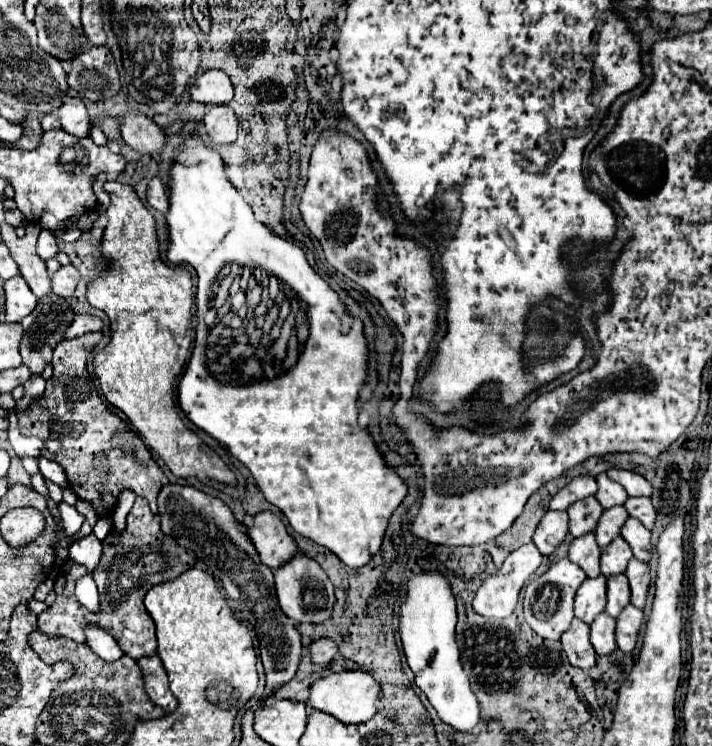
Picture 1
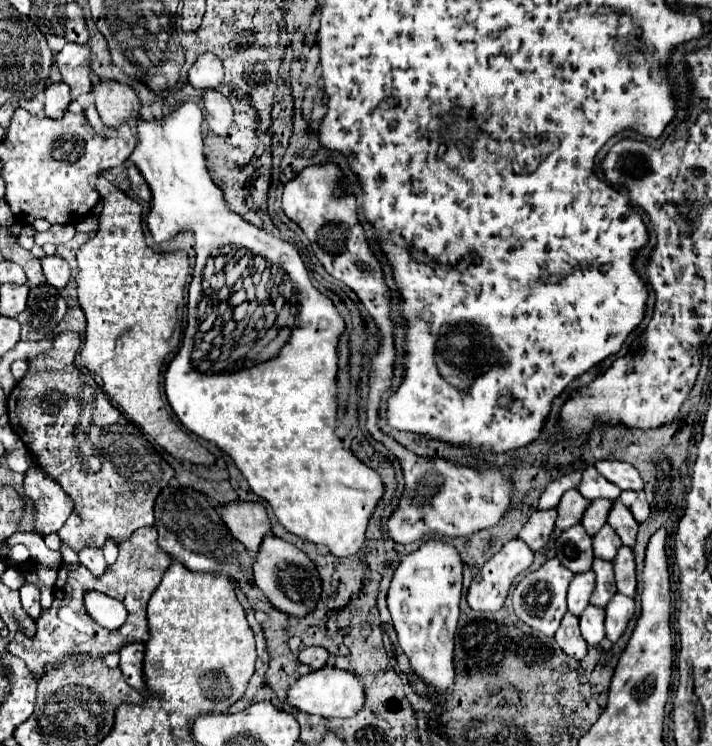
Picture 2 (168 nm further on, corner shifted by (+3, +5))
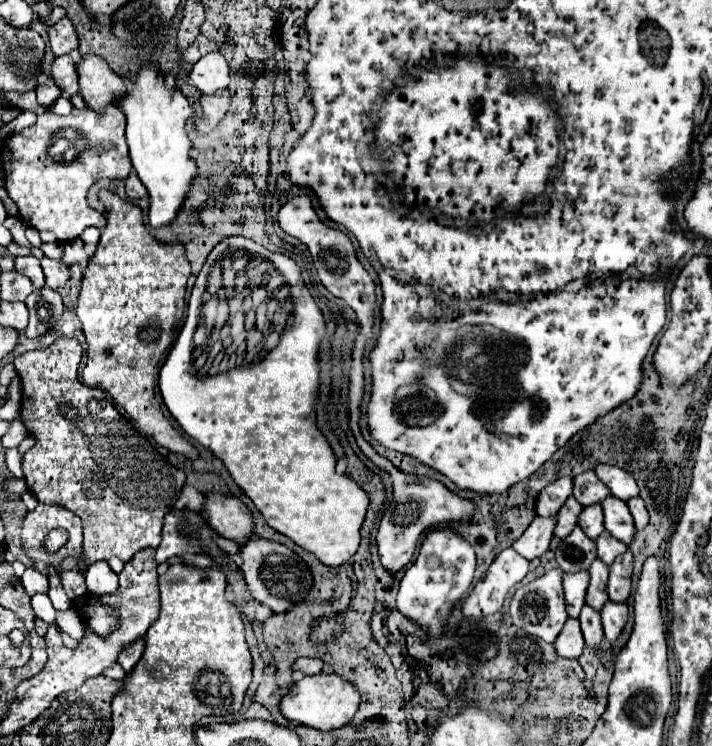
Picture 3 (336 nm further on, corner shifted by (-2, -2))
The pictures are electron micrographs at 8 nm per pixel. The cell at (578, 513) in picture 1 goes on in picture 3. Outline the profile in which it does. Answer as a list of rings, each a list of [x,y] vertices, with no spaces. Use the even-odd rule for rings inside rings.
[[[570,496],[570,498],[566,500],[566,504],[560,508],[560,512],[558,512],[558,516],[556,516],[558,524],[556,524],[554,534],[556,534],[558,538],[566,538],[566,536],[578,526],[578,516],[580,516],[582,508],[584,508],[584,506],[580,506],[580,502],[576,502],[574,496]]]

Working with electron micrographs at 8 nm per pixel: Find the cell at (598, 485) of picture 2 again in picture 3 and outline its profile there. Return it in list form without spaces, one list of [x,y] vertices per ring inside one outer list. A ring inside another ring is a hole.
[[[588,470],[574,478],[574,498],[582,506],[600,504],[600,500],[604,500],[604,496],[610,496],[610,492],[608,492],[608,488],[604,488],[604,484],[600,484],[594,470]]]

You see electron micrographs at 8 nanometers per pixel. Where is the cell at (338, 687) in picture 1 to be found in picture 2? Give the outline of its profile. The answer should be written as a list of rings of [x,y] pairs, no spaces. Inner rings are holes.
[[[325,665],[319,671],[311,671],[299,677],[287,691],[287,703],[295,707],[297,711],[327,717],[327,719],[329,717],[355,717],[355,713],[359,713],[365,703],[363,683],[351,671]]]

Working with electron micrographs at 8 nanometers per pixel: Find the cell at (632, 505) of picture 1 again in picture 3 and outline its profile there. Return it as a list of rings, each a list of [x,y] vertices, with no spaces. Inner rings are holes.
[[[640,496],[628,500],[628,508],[632,512],[632,518],[634,518],[634,524],[636,524],[636,530],[644,530],[650,522],[650,516],[648,516],[648,510],[646,510],[646,504]]]

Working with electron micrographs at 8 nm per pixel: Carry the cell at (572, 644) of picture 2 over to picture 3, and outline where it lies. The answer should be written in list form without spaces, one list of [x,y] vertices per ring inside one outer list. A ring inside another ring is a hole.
[[[568,618],[566,624],[564,624],[564,628],[562,628],[562,632],[560,632],[560,636],[554,642],[554,648],[556,648],[558,656],[568,658],[568,660],[580,658],[584,646],[586,646],[586,642],[582,638],[578,620],[576,618]]]

